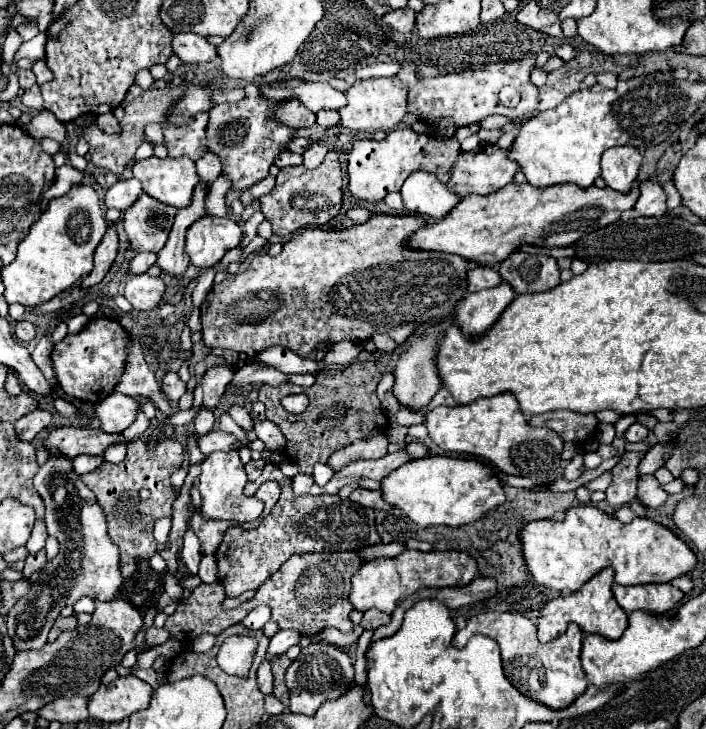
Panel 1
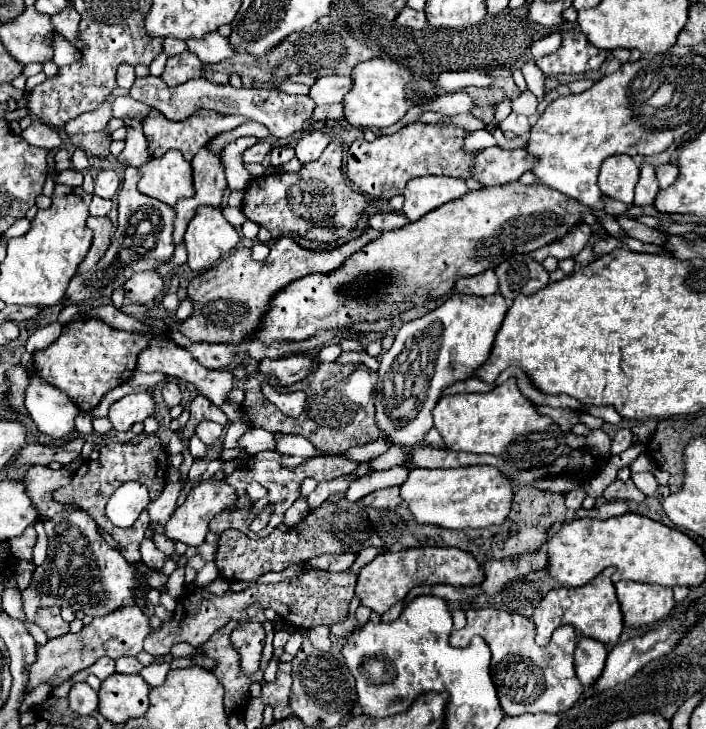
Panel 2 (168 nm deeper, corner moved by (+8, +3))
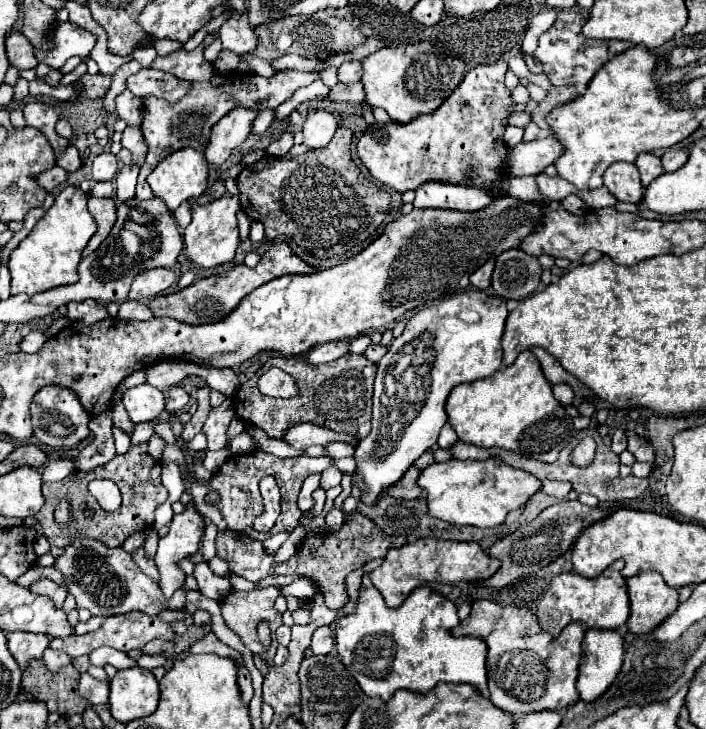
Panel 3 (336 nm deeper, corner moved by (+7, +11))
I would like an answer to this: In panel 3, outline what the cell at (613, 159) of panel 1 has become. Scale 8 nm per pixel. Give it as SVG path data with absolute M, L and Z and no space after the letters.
M626 161L612 163L604 173L604 185L618 201L638 203L644 195L644 187L640 183L638 169L634 163Z

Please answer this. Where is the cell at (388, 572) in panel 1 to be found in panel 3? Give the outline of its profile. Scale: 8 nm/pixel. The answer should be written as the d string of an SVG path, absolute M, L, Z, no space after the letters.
M436 537L418 539L416 543L406 543L400 549L390 549L384 555L382 563L370 573L372 585L380 591L388 607L398 607L416 587L438 581L458 585L462 581L476 581L492 577L500 567L500 561L486 555L478 543L460 543L460 541L444 541Z

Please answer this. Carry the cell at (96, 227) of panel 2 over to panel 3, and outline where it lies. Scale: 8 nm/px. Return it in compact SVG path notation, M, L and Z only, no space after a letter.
M90 197L88 199L88 211L92 213L98 229L92 235L92 239L88 241L88 245L84 247L82 257L88 257L90 253L94 253L100 247L100 243L108 237L112 225L116 223L116 203L112 199L96 199L96 197Z

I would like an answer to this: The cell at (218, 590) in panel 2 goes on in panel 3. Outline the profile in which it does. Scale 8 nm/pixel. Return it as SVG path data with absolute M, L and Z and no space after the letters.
M74 535L70 545L64 547L64 553L56 557L56 563L52 565L58 569L66 583L66 591L74 595L78 607L86 607L92 615L110 617L120 615L128 611L144 611L148 615L156 615L162 609L180 609L184 607L185 593L189 590L198 590L198 585L193 576L187 576L183 587L178 589L172 599L164 599L160 587L154 579L150 579L132 559L132 553L124 551L122 547L108 547L92 537L86 535Z

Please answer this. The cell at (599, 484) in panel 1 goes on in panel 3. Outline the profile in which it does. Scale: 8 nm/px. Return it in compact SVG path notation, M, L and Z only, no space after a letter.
M548 479L542 481L542 491L552 497L558 497L558 499L564 499L570 489L572 489L572 485L568 481L548 481Z

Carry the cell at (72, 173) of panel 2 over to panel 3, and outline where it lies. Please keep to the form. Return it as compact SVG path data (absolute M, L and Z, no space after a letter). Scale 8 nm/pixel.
M54 165L52 169L48 169L44 175L40 175L40 185L46 189L46 191L54 191L58 185L62 185L64 181L66 181L66 177L68 177L68 171L66 169L62 169L62 167L58 167L58 165Z

